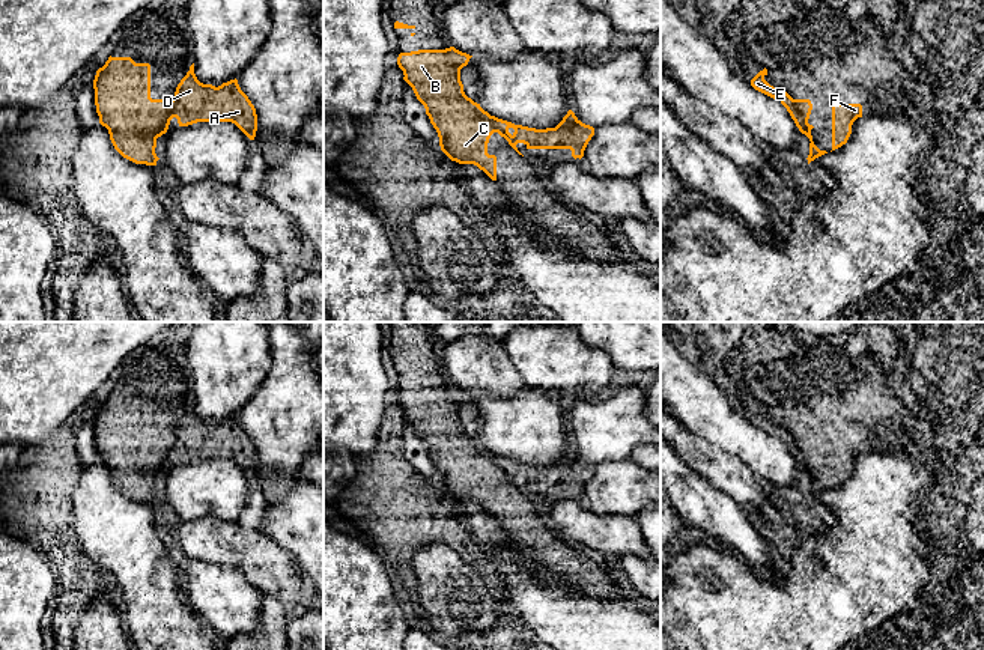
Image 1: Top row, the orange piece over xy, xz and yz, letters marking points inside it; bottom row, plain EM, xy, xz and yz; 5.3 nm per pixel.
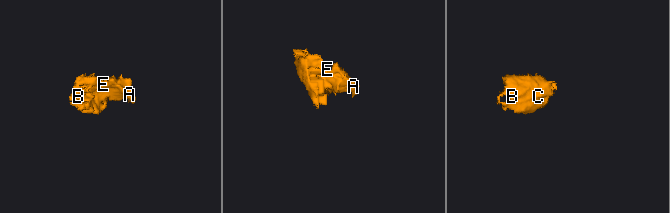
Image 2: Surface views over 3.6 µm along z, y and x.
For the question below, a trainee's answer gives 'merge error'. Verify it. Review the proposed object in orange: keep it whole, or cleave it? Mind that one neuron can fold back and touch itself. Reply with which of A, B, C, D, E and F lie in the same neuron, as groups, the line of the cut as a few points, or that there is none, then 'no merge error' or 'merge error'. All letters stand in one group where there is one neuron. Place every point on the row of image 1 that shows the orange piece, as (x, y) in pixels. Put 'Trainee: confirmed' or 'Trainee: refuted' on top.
Trainee: refuted
A B C D E F; no cut; no merge error

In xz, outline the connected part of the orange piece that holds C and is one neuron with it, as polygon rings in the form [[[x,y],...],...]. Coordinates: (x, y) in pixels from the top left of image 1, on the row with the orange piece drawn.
[[[454,47],[400,53],[397,57],[403,80],[424,105],[441,150],[451,161],[474,164],[497,181],[497,156],[487,153],[494,132],[504,137],[519,155],[516,144],[524,143],[527,149],[570,149],[575,159],[584,156],[594,128],[582,123],[572,110],[555,128],[536,129],[490,116],[468,98],[460,69],[471,57]]]

